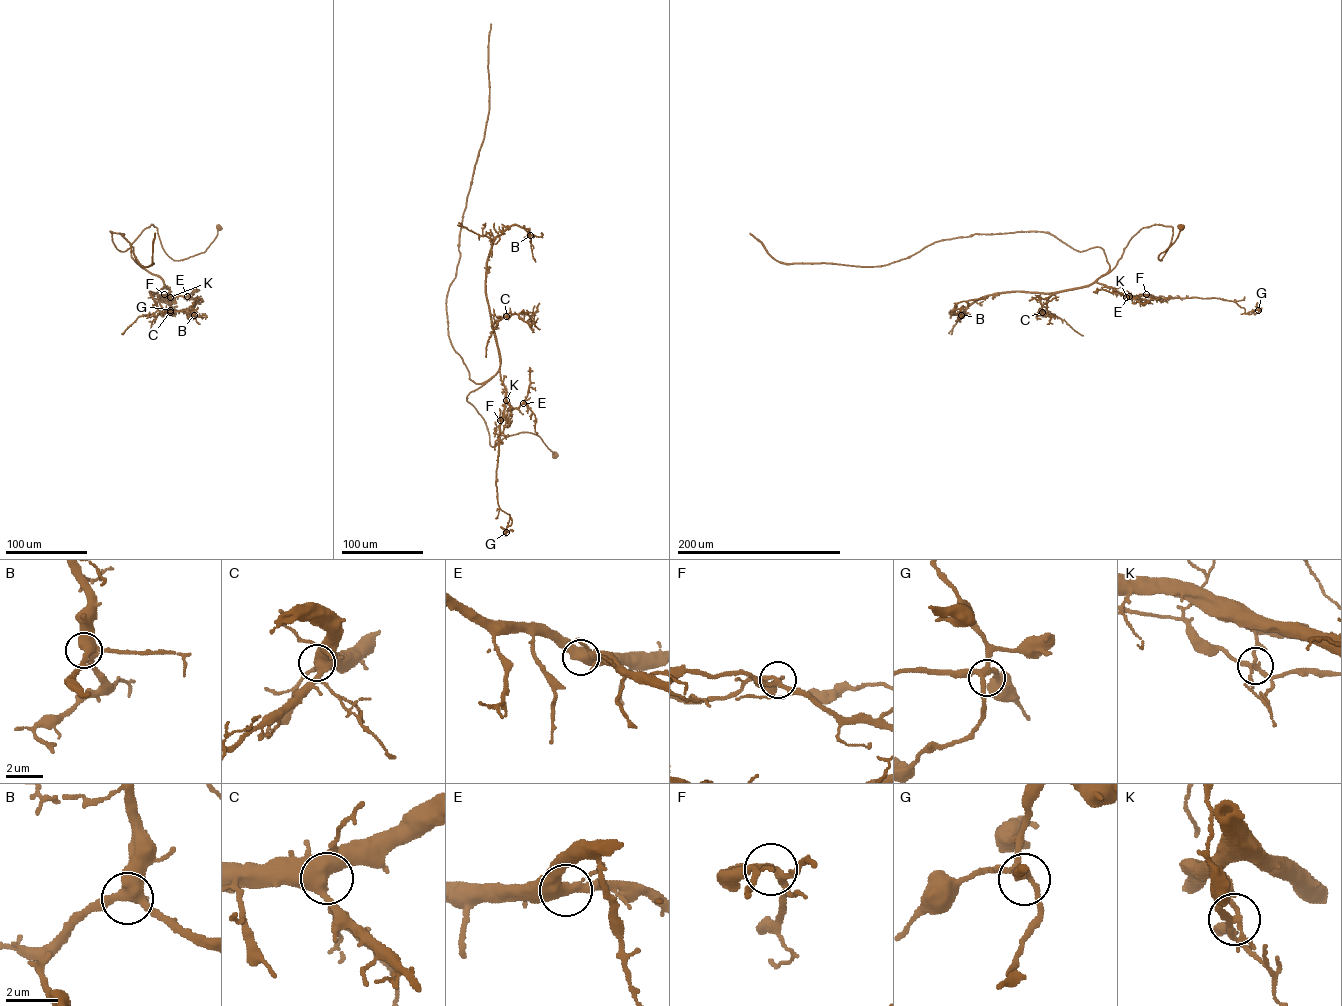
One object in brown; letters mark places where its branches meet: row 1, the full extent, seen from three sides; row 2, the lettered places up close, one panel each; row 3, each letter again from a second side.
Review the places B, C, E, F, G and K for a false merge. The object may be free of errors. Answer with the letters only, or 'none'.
K

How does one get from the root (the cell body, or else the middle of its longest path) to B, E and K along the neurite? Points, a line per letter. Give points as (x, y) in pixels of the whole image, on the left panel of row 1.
B: (219, 227), (204, 252), (179, 260), (152, 224), (131, 246), (163, 281), (150, 291), (159, 310), (194, 315)
E: (219, 227), (204, 252), (179, 260), (165, 252), (152, 224), (131, 245), (131, 257), (171, 295), (187, 296)
K: (219, 227), (204, 252), (179, 260), (165, 252), (153, 224), (132, 243), (131, 257), (162, 280), (170, 297)

